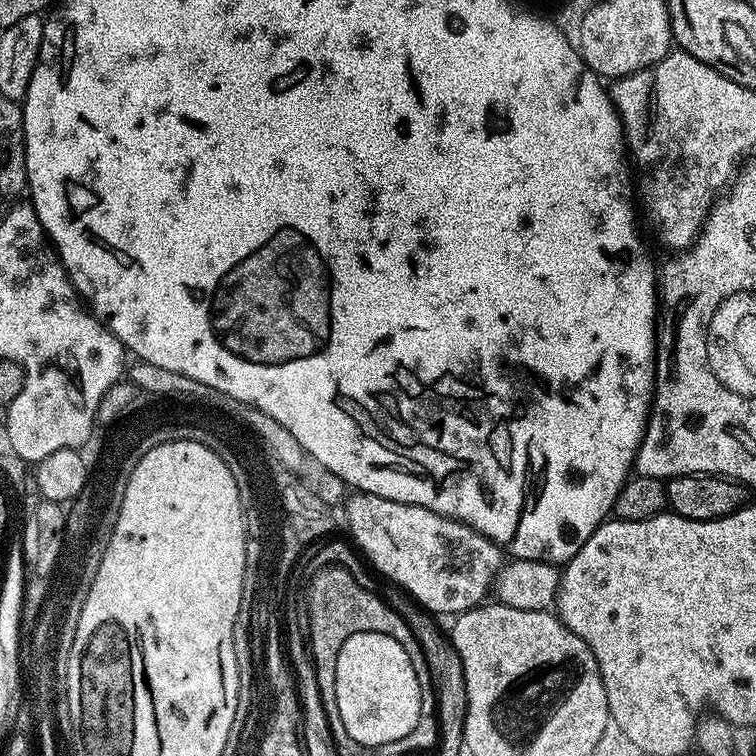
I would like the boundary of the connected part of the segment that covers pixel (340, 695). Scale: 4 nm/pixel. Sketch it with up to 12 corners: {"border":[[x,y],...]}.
{"border":[[386,634],[346,638],[346,734],[380,750],[418,726],[410,654]]}

